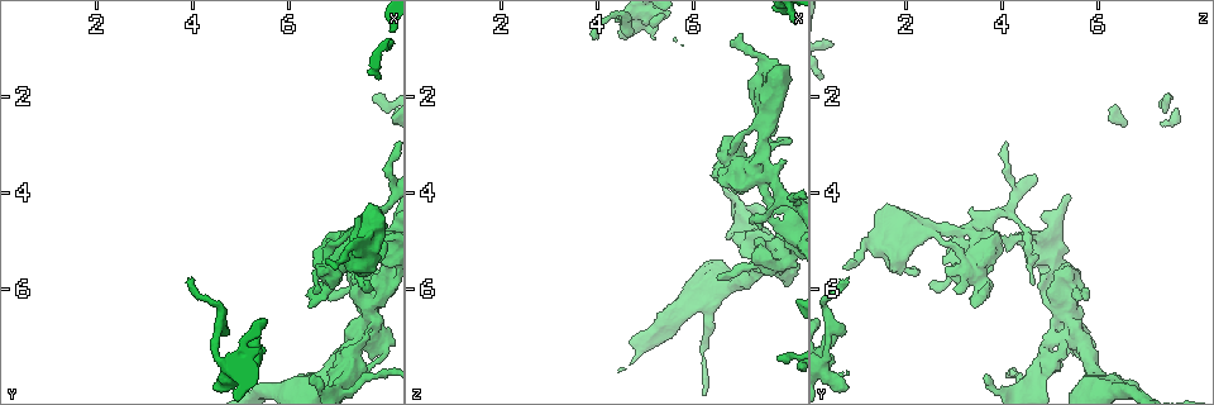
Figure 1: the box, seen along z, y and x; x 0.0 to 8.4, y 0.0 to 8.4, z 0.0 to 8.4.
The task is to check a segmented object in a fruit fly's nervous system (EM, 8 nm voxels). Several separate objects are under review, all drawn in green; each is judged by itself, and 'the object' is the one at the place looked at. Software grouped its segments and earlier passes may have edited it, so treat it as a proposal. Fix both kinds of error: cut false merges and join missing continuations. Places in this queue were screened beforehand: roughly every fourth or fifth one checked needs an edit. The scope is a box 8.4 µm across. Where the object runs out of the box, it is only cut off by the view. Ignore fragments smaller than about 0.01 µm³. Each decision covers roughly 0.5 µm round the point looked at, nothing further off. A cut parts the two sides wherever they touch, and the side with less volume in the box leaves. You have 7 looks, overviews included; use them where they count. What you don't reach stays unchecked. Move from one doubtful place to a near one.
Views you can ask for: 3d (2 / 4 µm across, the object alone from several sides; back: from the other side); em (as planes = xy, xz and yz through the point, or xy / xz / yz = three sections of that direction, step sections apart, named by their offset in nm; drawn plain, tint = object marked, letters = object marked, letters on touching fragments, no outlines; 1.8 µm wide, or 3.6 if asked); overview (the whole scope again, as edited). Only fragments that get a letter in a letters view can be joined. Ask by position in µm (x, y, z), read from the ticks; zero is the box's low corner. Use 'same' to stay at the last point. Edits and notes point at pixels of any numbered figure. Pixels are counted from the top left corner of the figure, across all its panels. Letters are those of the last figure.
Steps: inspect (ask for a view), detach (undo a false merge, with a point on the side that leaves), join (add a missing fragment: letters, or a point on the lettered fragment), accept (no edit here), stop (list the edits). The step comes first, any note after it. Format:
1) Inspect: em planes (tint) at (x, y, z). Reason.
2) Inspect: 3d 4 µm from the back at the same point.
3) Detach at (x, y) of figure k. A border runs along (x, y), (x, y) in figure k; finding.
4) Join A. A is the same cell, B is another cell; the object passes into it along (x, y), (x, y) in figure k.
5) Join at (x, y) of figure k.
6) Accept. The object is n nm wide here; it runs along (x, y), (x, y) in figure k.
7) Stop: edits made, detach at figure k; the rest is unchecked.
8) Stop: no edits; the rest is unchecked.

Inspect: em 3.6 µm yz step 8 (tint) at (6.75, 5.70, 2.90). Thick end.

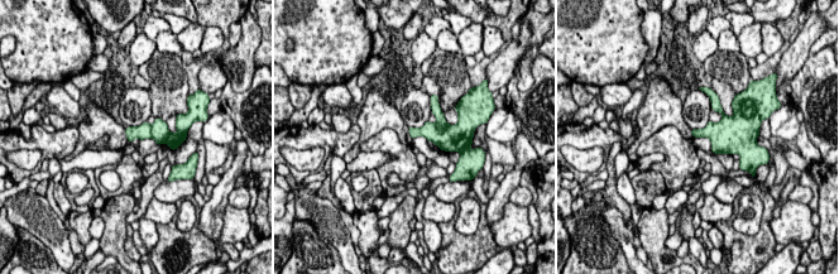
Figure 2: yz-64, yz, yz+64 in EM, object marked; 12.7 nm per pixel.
Inspect: em 3.6 µm planes (letters) at the same point.

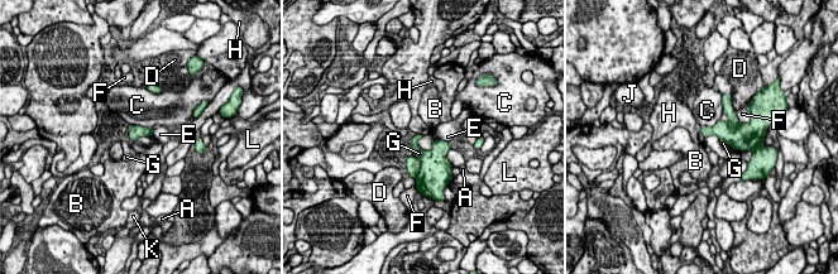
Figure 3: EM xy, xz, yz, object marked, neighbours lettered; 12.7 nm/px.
Detach at (412, 164) of figure 3. A, B, C, D, E, F, G, H, J, K and L are other cells; a border runs along (420, 159), (420, 171), (415, 177) in figure 3; two cells meet here.

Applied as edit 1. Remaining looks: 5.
Inspect: overview.

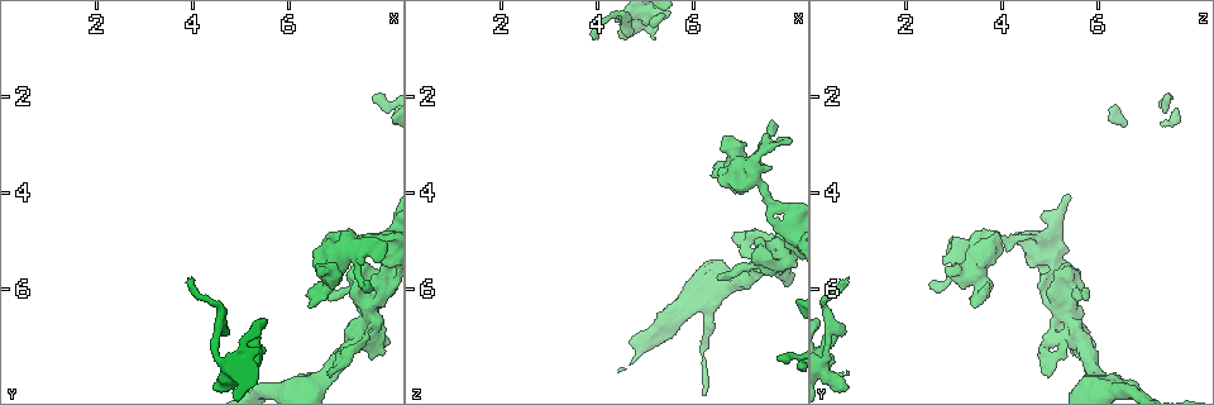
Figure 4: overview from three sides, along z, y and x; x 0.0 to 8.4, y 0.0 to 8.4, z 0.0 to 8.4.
Inspect: em planes (letters) at (5.15, 7.75, 0.80).

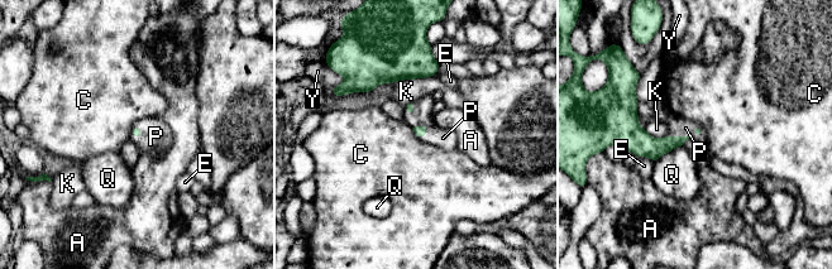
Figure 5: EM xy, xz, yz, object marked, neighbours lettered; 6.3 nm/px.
Join P. P is the same cell, A, C, E, K, Q and Y are other cells; the object passes into it along (420, 130), (421, 126), (421, 115) in figure 5; it goes on there.

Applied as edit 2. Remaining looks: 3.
Inspect: overview. See it whole again.

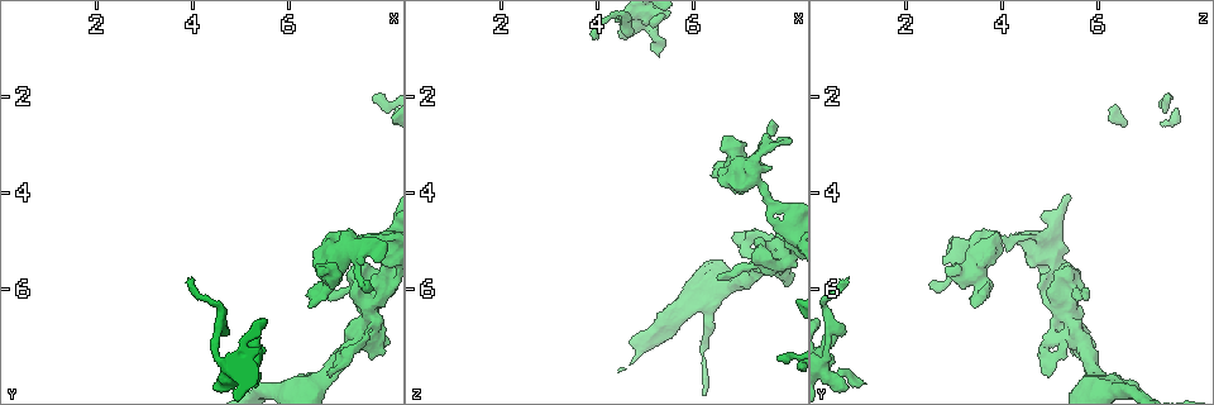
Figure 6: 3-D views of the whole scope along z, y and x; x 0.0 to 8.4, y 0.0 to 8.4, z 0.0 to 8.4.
Inspect: em xy step 8 (letters) at (3.90, 5.75, 0.75). Tapers out.

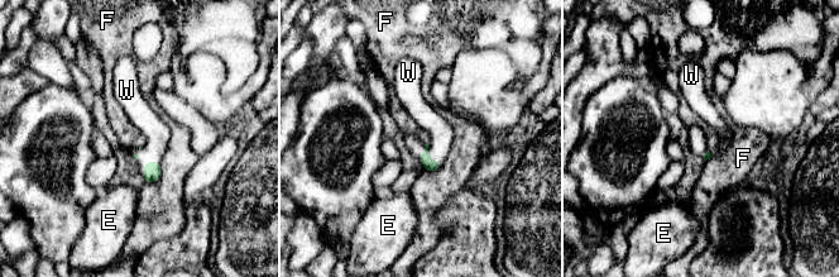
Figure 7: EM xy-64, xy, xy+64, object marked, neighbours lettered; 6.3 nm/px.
Inspect: em planes (letters) at the same point.

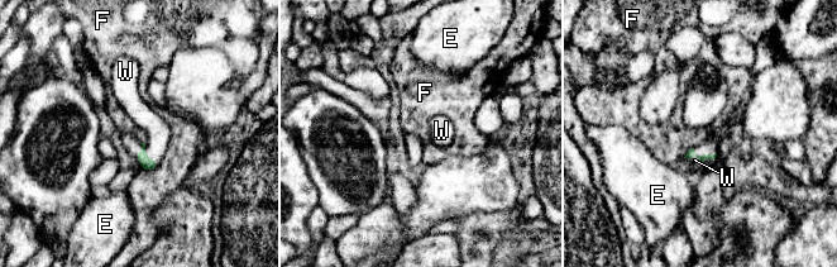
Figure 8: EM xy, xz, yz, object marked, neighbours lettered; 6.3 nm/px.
Join W. The longest contact is with W, 160 nm; W is the same cell, E and F are other cells; the object passes into it along (147, 163), (146, 156), (144, 117) in figure 8; the cell continues.

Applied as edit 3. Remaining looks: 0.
Stop: edits made, detach at figure 3, join at figure 5, join at figure 8; the rest is unchecked.

